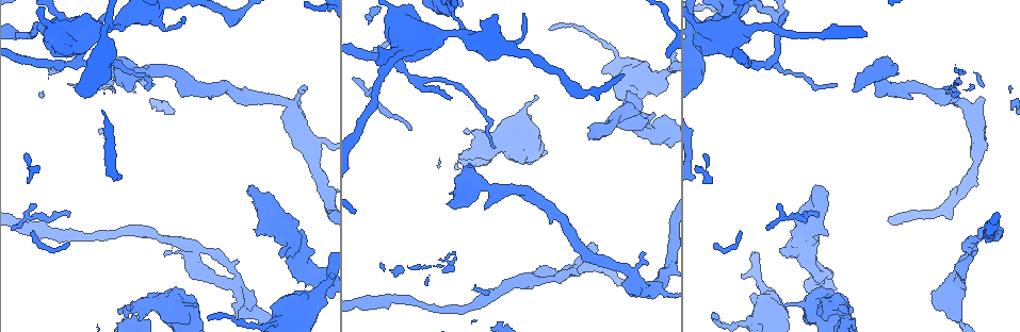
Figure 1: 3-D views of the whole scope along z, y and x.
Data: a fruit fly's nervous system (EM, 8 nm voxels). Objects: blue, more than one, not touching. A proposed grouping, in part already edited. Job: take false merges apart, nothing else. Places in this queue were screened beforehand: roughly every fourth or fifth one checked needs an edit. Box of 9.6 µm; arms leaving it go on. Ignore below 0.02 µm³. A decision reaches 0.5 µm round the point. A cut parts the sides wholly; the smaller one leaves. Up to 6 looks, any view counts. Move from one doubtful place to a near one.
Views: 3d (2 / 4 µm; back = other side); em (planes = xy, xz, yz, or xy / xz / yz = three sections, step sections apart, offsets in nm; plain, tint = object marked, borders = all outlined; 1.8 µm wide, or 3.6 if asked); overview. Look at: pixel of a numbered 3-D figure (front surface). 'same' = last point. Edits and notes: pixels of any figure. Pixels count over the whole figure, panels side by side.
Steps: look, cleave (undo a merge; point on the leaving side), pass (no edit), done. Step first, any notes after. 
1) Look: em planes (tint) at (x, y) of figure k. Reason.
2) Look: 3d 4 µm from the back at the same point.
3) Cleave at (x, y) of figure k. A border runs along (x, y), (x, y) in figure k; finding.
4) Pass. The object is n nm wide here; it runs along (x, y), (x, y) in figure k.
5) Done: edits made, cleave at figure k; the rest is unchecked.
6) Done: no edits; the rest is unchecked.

Look: 3d 2 µm at (186, 260) of figure 1. Touches itself.

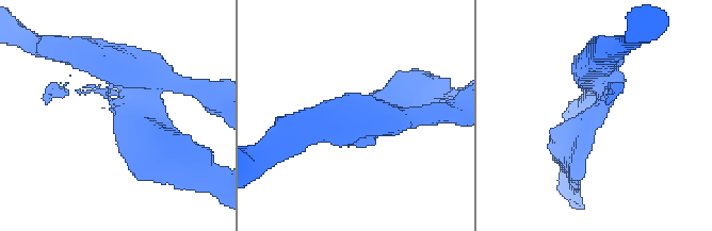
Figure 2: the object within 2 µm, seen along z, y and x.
Look: em planes (borders) at (126, 121) of figure 2. Now the EM.

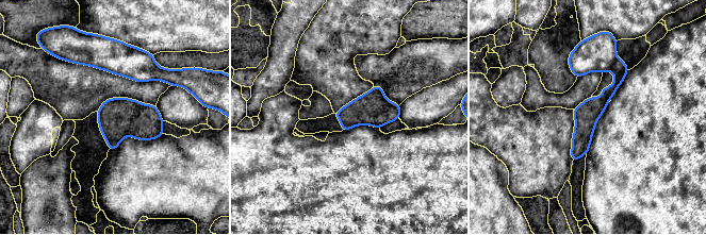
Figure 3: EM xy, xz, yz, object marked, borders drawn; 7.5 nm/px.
Cleave at (619, 68) of figure 3. The object is 180 nm wide here; the part that leaves runs along (619, 62), (619, 80), (586, 118), (574, 157) in figure 3; two neurons meet here.

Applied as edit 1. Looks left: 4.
Look: overview. Redraw.

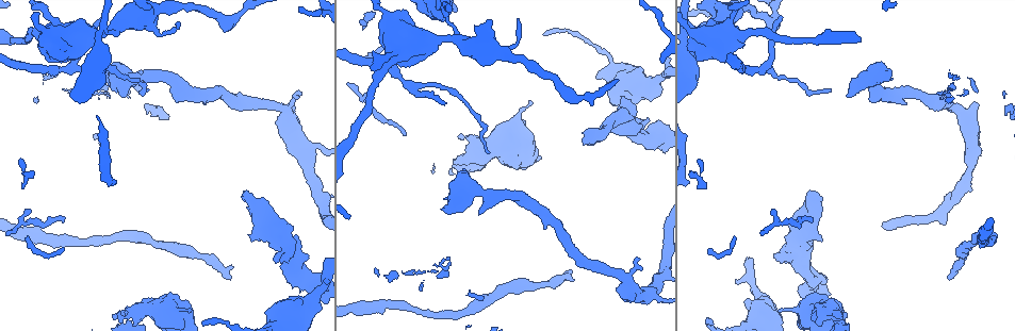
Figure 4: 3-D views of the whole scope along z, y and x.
Look: em xy step 16 (tint) at (469, 162) of figure 4. Thin neck.

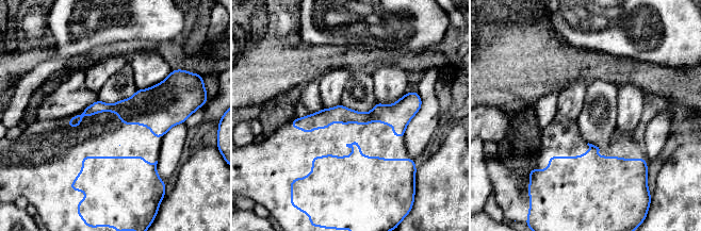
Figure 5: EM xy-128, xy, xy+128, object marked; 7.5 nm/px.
Look: em planes (tint) at the same point. Another direction.

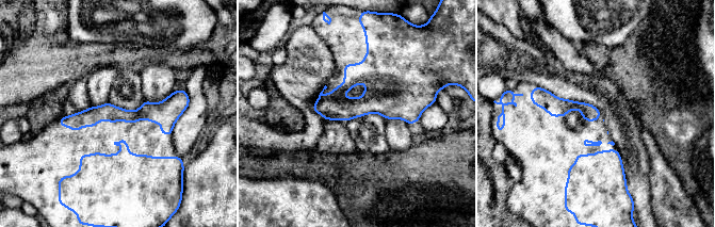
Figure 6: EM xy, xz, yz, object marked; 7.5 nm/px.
Pass. The object is 120 nm wide here; it runs along (182, 107), (61, 122) in figure 6; continuous, no second neuron.

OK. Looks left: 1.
Done: edits made, cleave at figure 3; the rest is unchecked.

